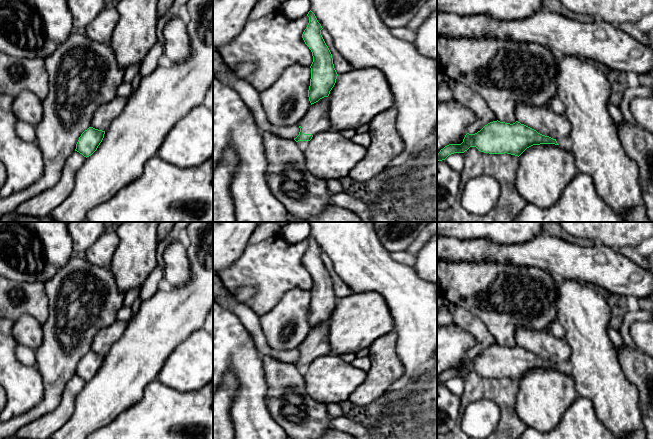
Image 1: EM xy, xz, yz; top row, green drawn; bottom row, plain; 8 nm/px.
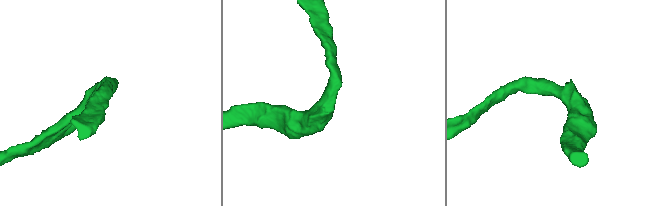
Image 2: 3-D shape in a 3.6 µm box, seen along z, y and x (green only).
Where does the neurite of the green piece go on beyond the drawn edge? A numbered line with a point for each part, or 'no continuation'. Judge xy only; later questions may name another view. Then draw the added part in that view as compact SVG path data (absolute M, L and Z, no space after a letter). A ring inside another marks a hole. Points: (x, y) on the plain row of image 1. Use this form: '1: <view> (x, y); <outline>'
1: xy (102, 342); M116 320L113 324L101 329L93 338L91 351L106 355L112 345L124 334L127 325L127 321Z

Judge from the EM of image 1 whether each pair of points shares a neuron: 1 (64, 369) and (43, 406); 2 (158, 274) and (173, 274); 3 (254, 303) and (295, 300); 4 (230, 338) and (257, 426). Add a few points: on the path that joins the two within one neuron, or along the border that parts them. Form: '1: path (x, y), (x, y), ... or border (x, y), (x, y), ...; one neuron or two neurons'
1: path (55, 378), (52, 397); one neuron
2: border (163, 269), (164, 276); two neurons
3: border (298, 288), (288, 290), (271, 309), (260, 316); two neurons
4: path (244, 360), (250, 373), (250, 404); one neuron

